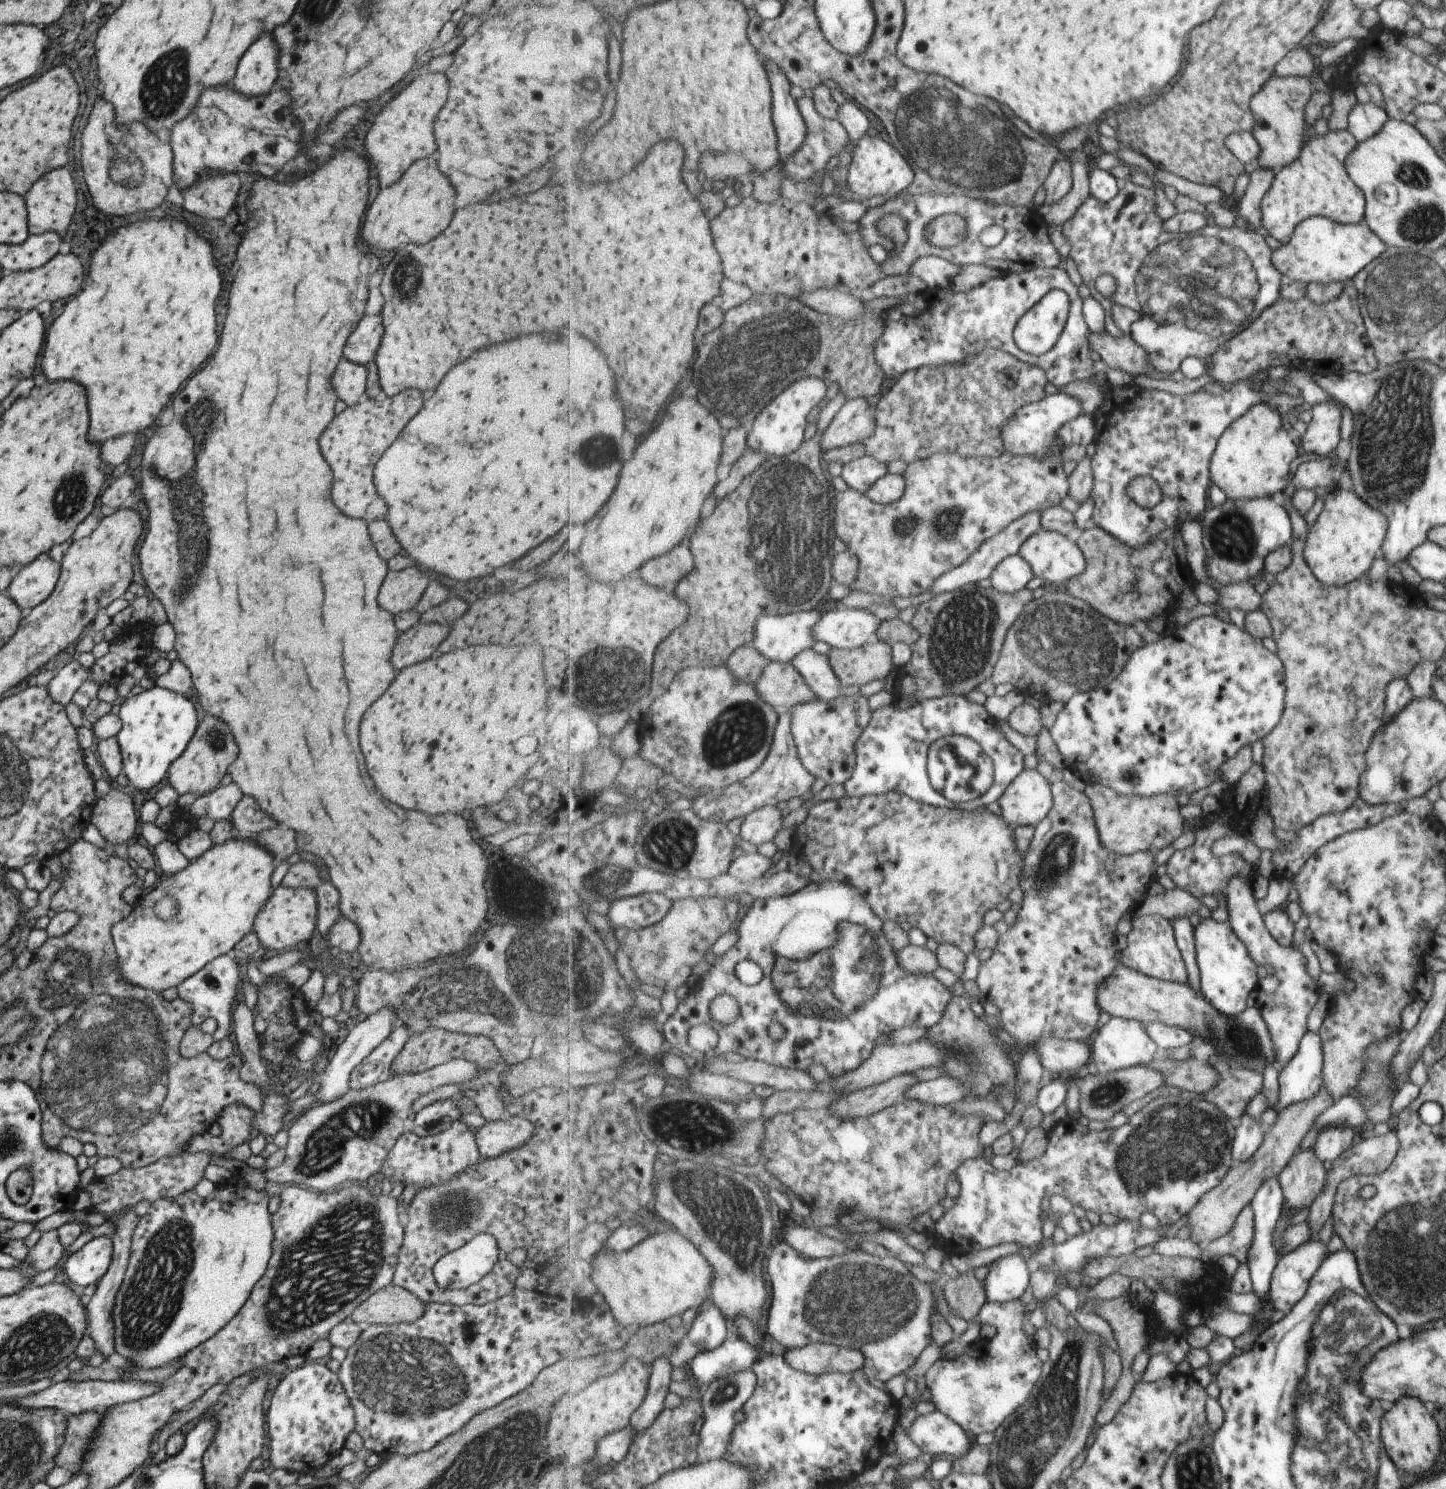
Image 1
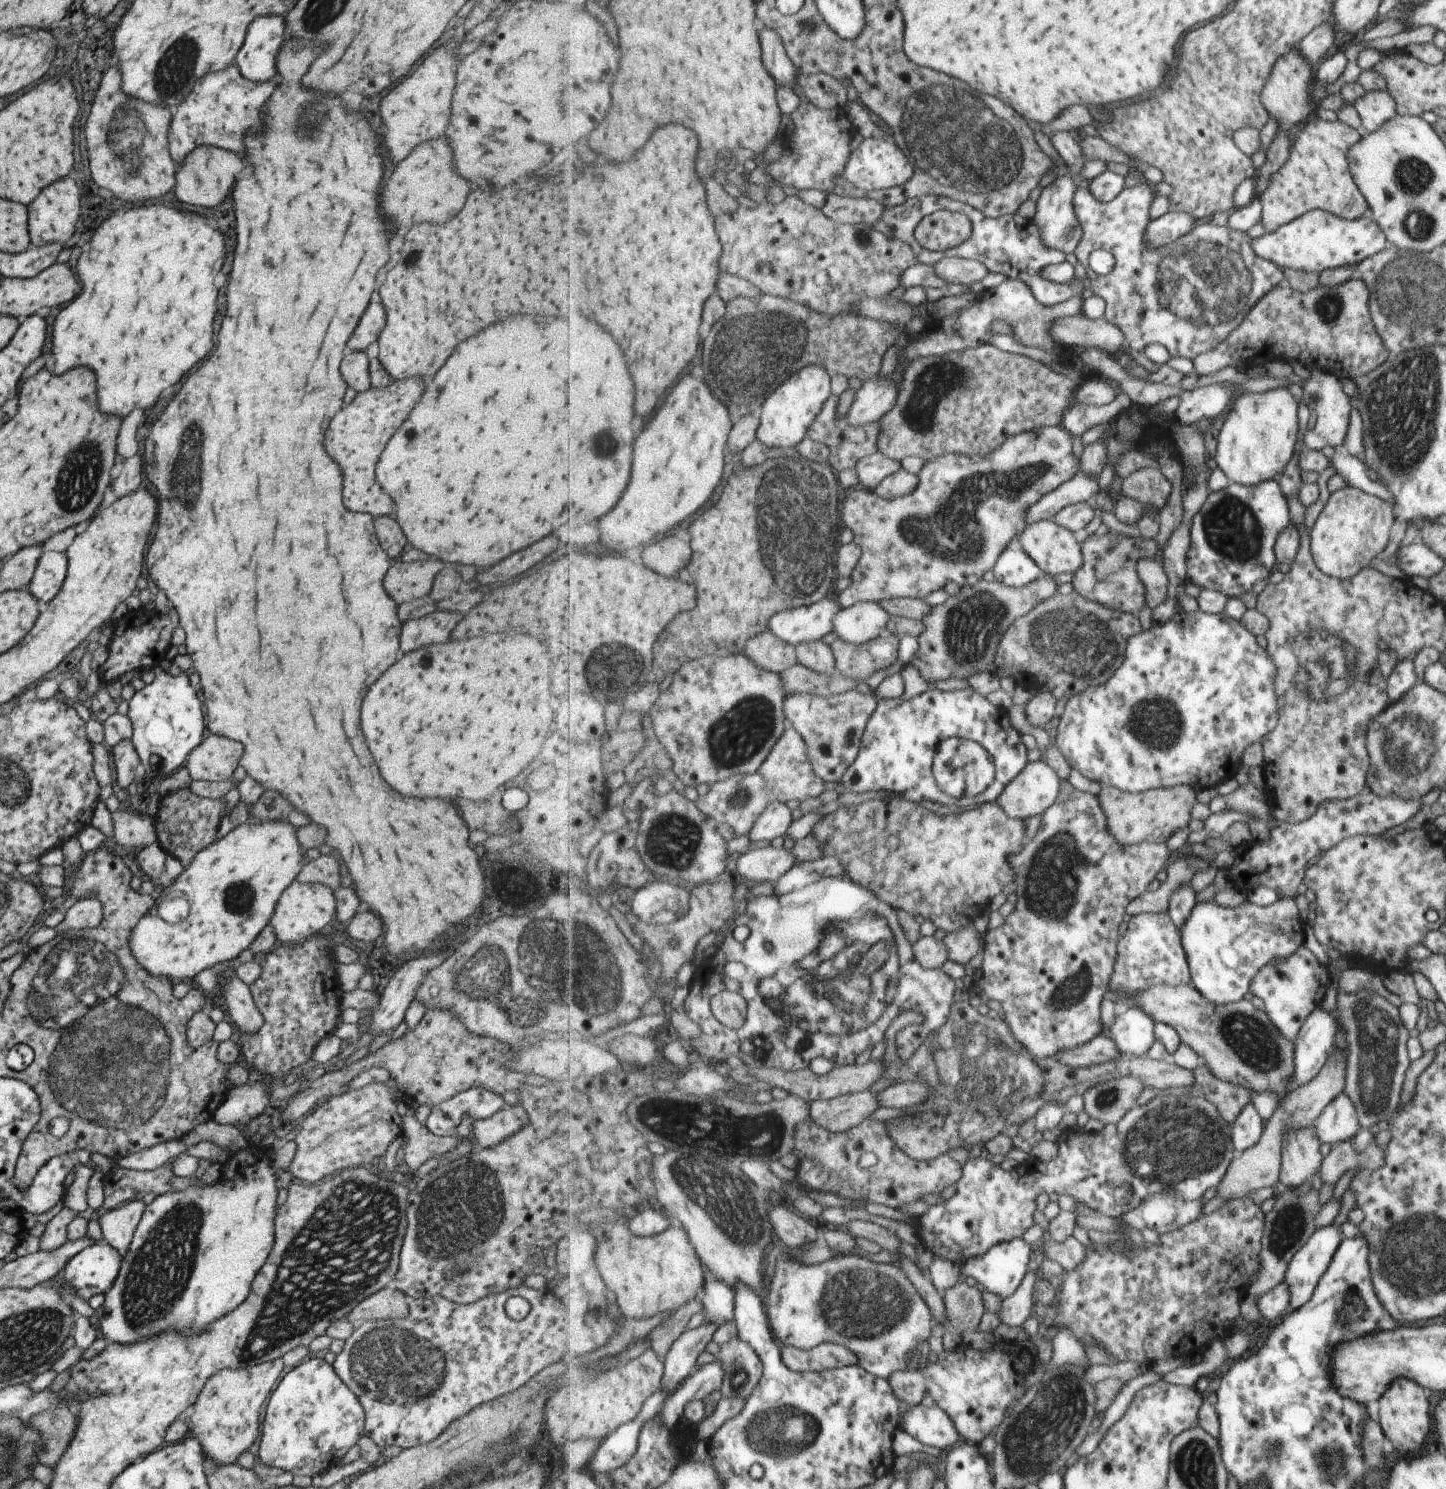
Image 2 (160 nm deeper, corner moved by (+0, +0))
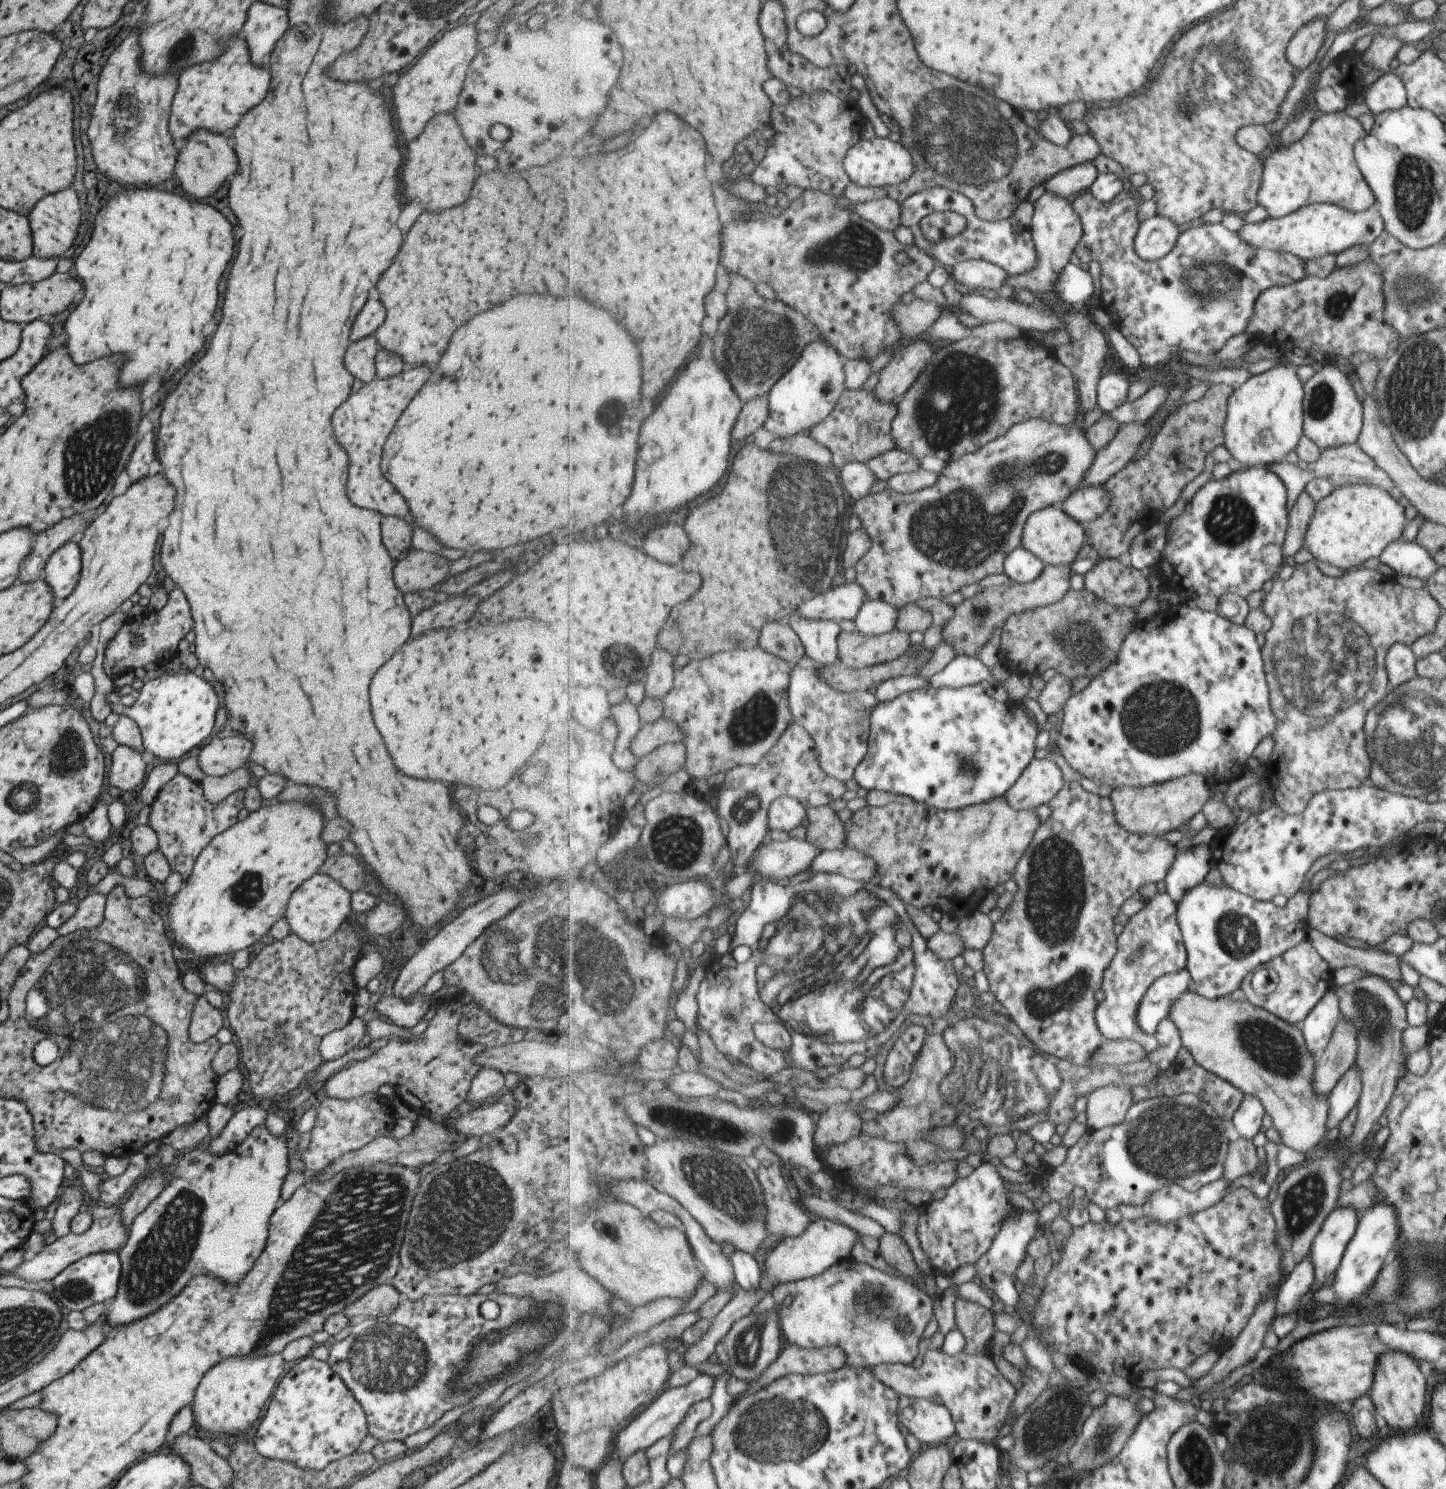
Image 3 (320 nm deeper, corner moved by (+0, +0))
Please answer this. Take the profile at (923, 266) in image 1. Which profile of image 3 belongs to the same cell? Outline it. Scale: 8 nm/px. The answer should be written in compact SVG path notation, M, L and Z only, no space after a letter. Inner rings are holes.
M973 259L959 263L952 270L953 278L973 290L998 291L1005 286L1010 274L998 264L985 259Z

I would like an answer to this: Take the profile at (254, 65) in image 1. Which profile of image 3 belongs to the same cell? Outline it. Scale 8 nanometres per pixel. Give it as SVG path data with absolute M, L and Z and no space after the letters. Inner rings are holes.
M253 2L247 8L245 24L241 30L249 48L250 61L261 64L263 58L271 52L277 38L287 30L287 12L277 6Z

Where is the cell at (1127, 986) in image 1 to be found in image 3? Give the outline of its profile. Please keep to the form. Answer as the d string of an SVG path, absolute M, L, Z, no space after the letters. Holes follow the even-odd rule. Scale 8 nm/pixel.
M1185 992L1173 1004L1168 1019L1173 1020L1180 1029L1183 1046L1197 1064L1235 1085L1244 1095L1253 1095L1259 1100L1264 1113L1271 1118L1272 1127L1278 1133L1279 1143L1303 1155L1315 1148L1325 1132L1325 1118L1328 1118L1327 1097L1323 1094L1317 1096L1313 1092L1315 1057L1308 1051L1299 1026L1285 1024L1279 1017L1246 1000L1233 1000L1230 996L1213 1000L1196 992Z

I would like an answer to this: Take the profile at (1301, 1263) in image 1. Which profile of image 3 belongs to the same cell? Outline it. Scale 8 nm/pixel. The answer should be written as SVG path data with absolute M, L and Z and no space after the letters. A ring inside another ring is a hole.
M1334 1208L1325 1218L1307 1254L1313 1266L1313 1283L1308 1290L1317 1291L1330 1284L1357 1222L1358 1214L1353 1208Z

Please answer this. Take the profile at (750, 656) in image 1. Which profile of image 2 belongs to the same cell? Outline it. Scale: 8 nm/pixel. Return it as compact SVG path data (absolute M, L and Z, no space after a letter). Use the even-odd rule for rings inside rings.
M767 630L753 640L749 640L747 650L743 650L747 658L751 658L757 666L773 673L783 673L785 670L799 664L797 660L796 646L781 640L779 636Z

